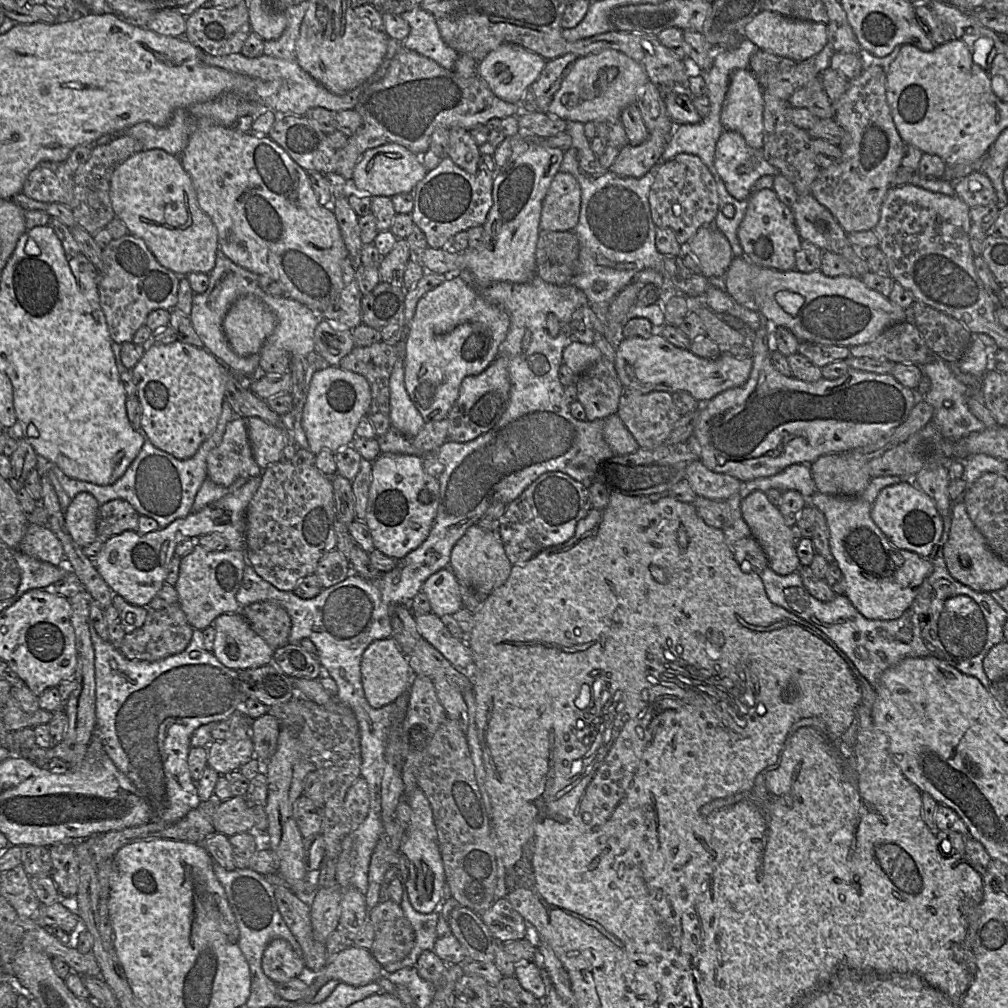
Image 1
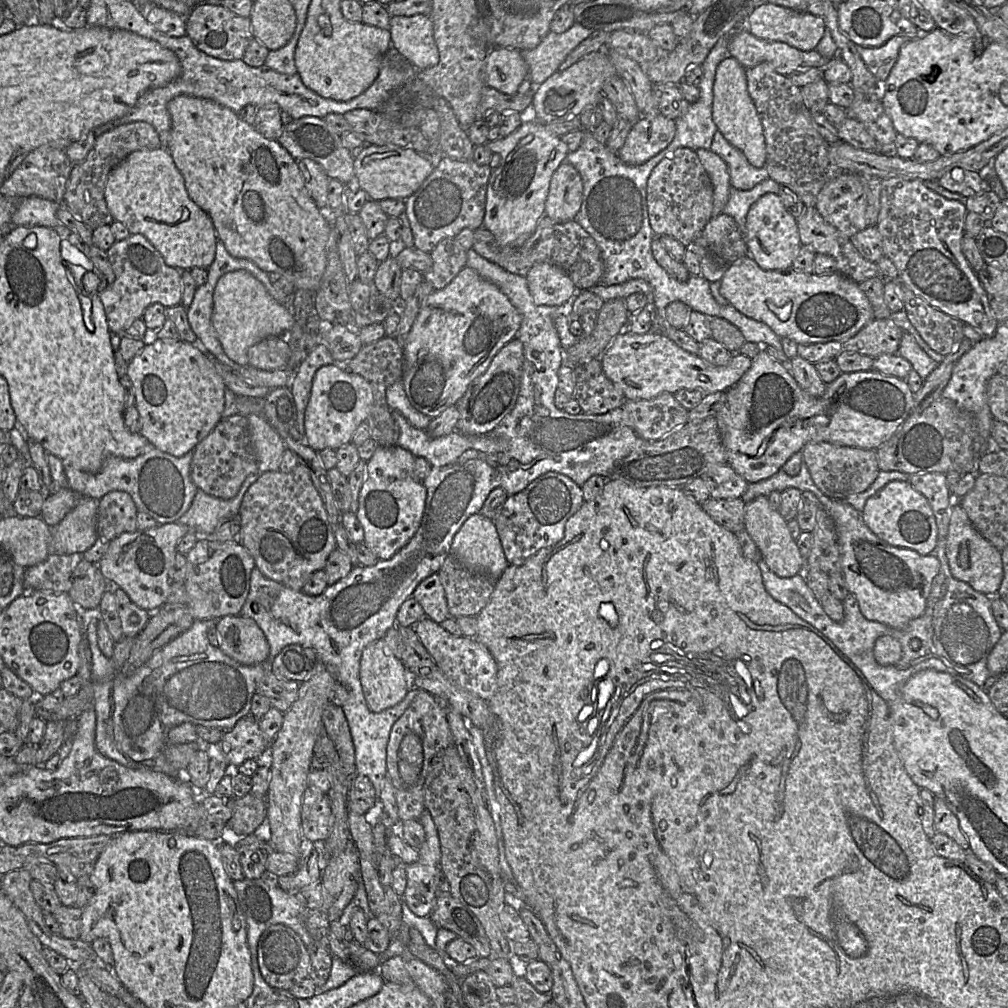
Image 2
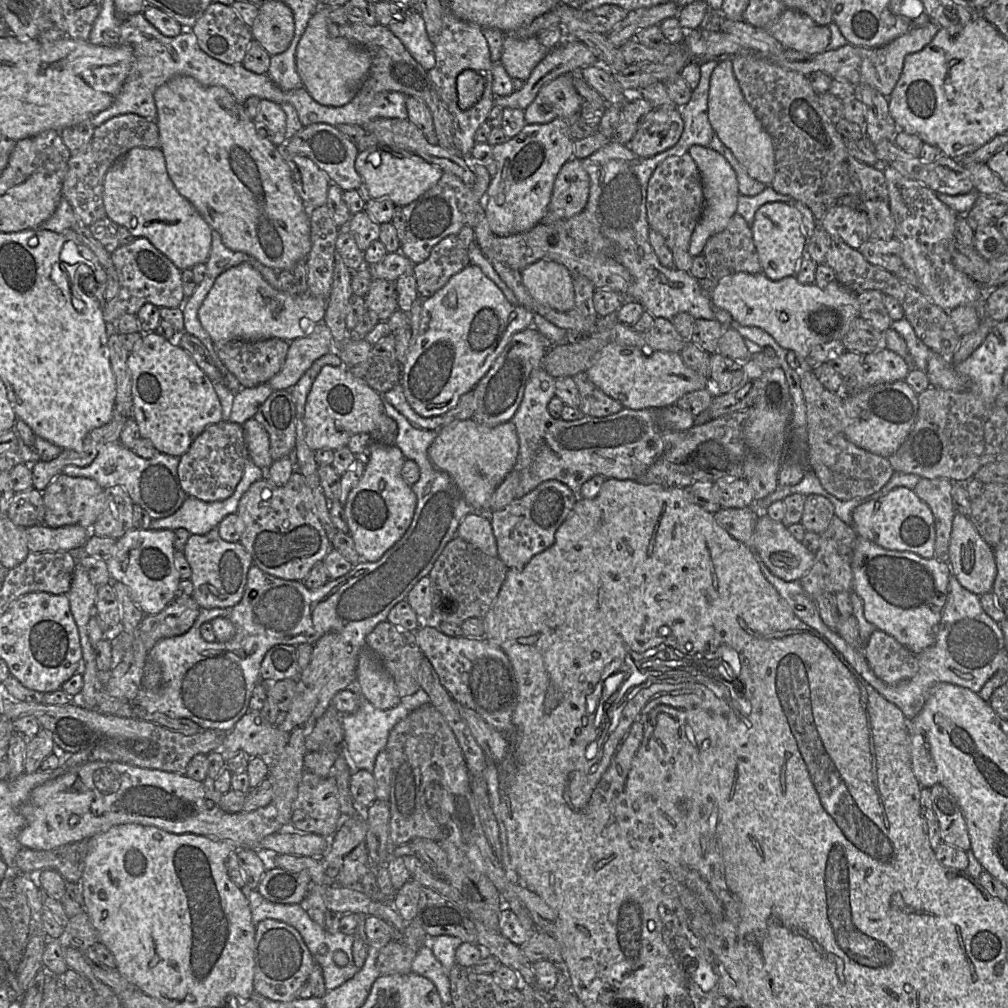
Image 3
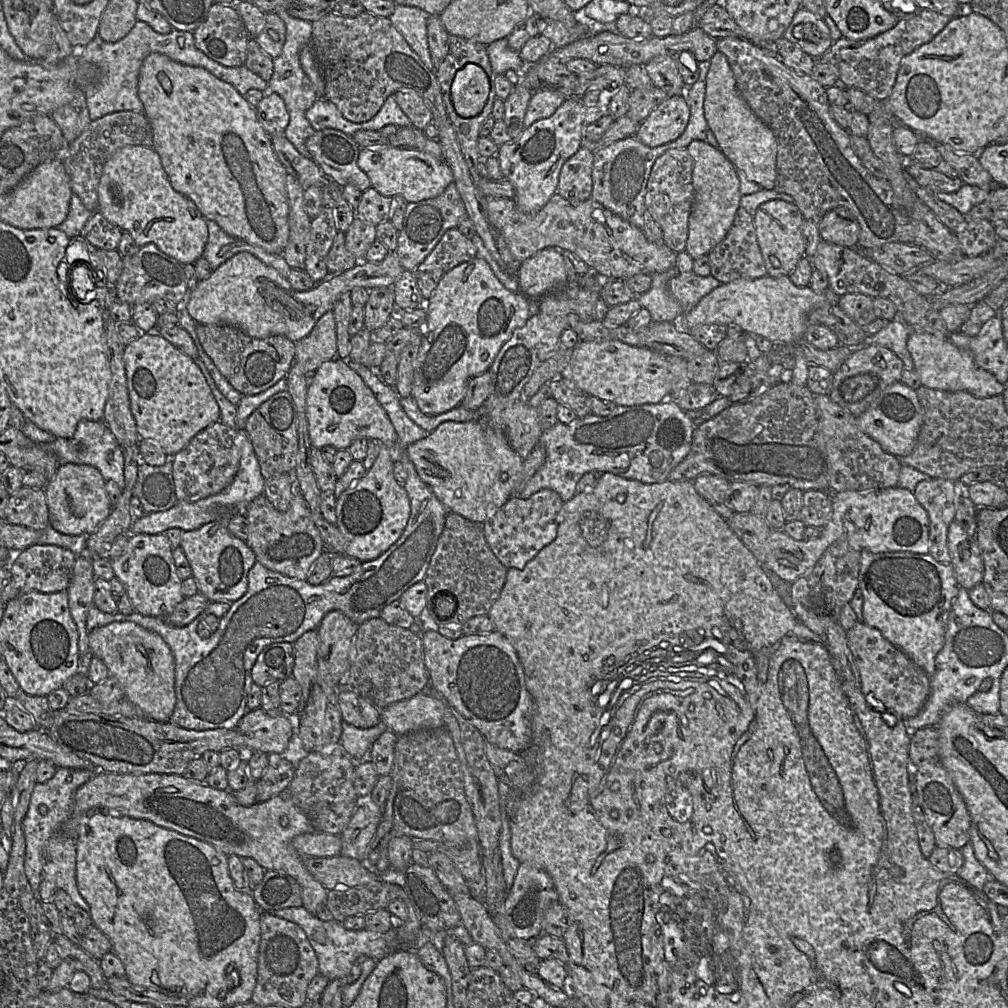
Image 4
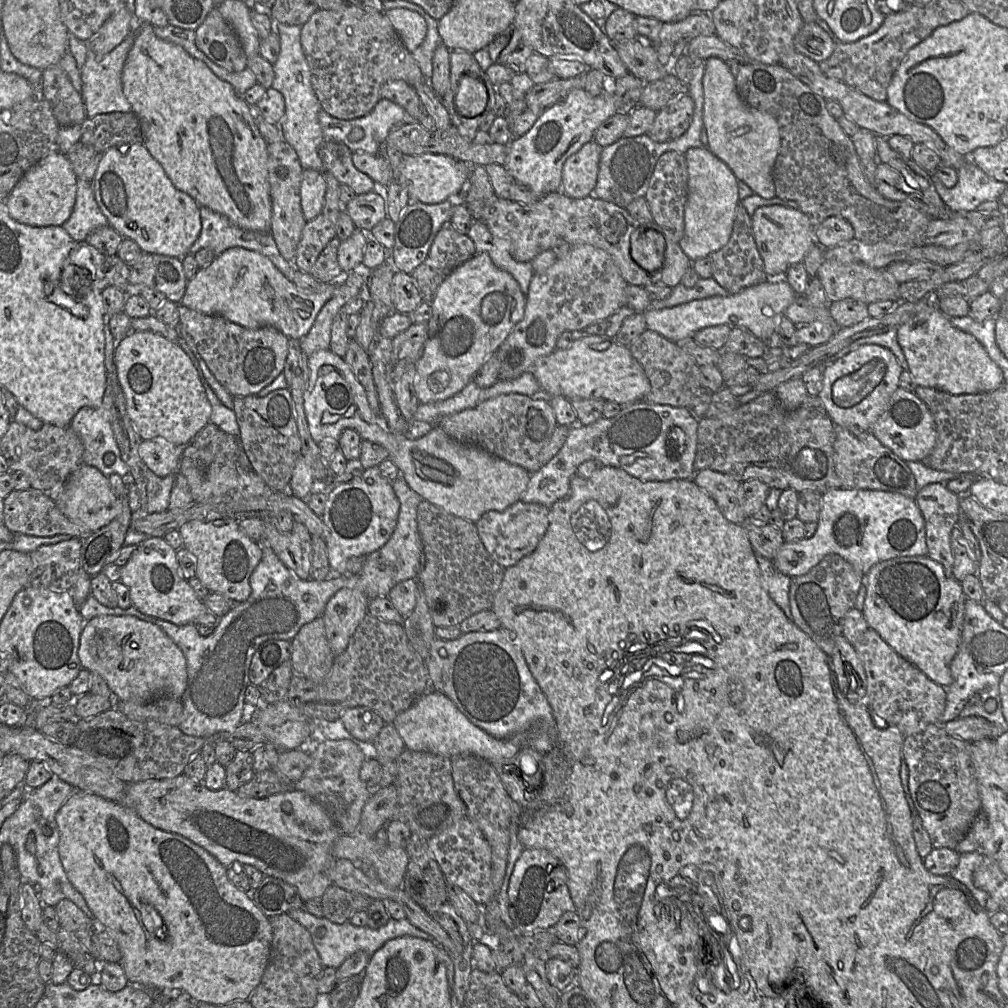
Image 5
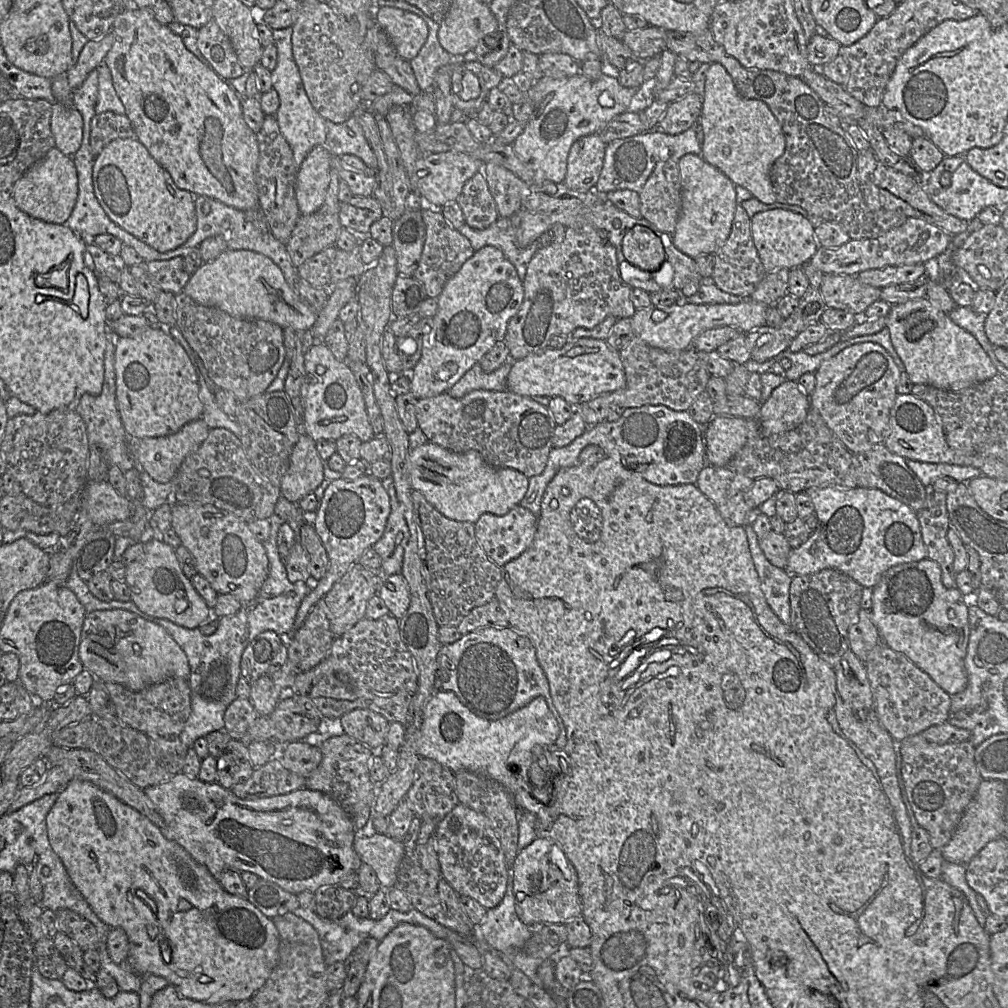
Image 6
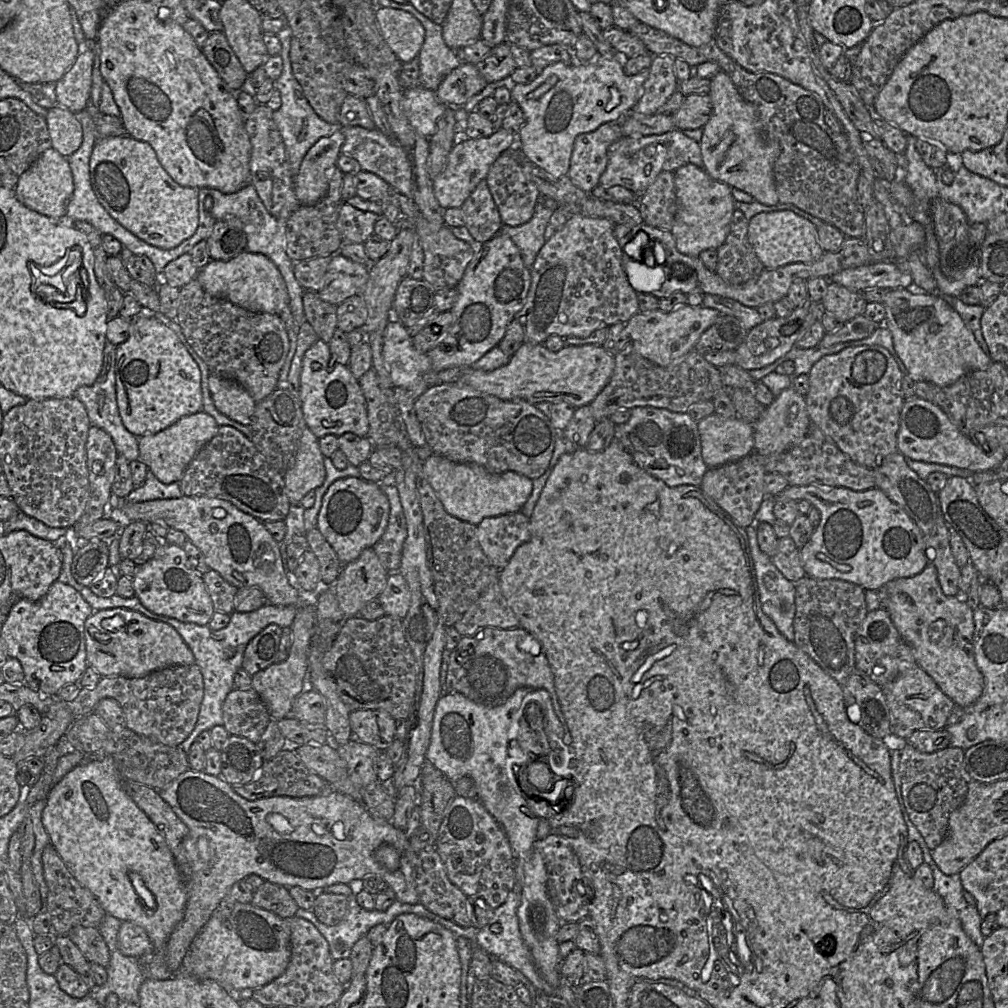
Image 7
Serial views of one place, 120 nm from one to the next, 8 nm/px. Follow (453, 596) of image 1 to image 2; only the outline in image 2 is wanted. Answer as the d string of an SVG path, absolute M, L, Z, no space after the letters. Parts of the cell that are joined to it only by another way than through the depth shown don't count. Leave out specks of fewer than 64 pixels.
M437 573L422 580L412 594L423 608L425 617L440 624L449 616L444 588Z

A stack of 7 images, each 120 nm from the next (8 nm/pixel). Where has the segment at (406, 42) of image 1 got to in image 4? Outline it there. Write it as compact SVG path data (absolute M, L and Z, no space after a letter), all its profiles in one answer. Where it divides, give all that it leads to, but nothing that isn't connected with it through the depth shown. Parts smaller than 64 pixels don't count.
M396 4L389 19L425 66L435 73L427 36L427 21L430 16L418 7Z

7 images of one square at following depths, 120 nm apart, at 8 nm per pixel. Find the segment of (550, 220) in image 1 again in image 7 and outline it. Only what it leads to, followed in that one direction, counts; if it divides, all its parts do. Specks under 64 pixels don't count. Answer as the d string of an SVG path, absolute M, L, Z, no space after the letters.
M620 121L607 122L593 131L579 134L574 140L567 173L572 183L591 193L607 167L610 146L622 136Z

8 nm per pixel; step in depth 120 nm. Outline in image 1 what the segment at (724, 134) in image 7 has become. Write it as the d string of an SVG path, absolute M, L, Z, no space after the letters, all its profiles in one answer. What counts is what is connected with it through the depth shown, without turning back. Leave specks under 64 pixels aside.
M749 69L733 71L720 113L724 130L740 133L748 146L761 149L763 110L763 88L755 74Z

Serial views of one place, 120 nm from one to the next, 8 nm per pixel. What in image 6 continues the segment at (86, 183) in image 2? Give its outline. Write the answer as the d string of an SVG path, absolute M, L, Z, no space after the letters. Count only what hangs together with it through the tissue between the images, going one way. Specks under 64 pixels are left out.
M107 111L96 114L91 121L90 147L95 157L111 141L134 137L133 126L126 115Z

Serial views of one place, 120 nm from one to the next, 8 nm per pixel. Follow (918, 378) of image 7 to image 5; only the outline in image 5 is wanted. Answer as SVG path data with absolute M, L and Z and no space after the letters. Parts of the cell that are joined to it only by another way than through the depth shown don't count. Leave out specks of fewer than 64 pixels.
M925 308L900 325L897 341L917 386L960 395L990 392L1004 382L1001 369L991 360L981 343L971 334L952 326L949 317L939 308Z

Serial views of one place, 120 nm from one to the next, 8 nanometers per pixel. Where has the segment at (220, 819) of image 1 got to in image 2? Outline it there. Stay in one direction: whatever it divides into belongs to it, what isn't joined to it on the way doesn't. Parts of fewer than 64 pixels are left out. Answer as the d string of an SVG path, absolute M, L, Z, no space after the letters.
M248 793L234 800L233 813L226 827L229 827L240 836L251 835L265 820L266 815L266 799Z

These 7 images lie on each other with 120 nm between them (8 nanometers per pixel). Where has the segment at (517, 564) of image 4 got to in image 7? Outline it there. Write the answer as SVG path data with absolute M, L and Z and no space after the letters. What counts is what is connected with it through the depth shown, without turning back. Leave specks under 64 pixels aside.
M521 511L484 518L476 528L481 549L491 563L503 569L515 550L530 539L530 519Z

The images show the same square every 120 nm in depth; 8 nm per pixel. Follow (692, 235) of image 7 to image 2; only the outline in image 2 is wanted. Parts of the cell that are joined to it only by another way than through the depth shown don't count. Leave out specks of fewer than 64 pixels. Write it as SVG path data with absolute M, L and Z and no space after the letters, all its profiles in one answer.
M697 149L696 154L709 175L713 185L712 217L723 212L731 189L729 167L716 153L707 149Z

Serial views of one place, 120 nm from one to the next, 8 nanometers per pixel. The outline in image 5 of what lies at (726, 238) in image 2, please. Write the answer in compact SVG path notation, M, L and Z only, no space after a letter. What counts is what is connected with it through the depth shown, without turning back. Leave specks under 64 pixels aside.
M739 203L736 208L734 225L729 241L725 246L709 256L712 264L712 278L730 294L738 293L745 288L769 280L764 270L764 262L757 249L751 218L747 210Z

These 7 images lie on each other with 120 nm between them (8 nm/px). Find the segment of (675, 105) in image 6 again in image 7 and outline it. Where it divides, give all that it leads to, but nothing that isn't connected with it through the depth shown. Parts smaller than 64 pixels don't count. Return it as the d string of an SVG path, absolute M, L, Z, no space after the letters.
M708 94L686 95L680 108L671 114L675 129L703 128L710 118L712 103Z

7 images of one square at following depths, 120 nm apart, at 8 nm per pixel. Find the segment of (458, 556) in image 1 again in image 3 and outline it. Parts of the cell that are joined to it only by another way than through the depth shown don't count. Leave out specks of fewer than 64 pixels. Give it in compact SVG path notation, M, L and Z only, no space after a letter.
M489 513L467 514L458 527L457 536L489 556L496 557L498 554Z

